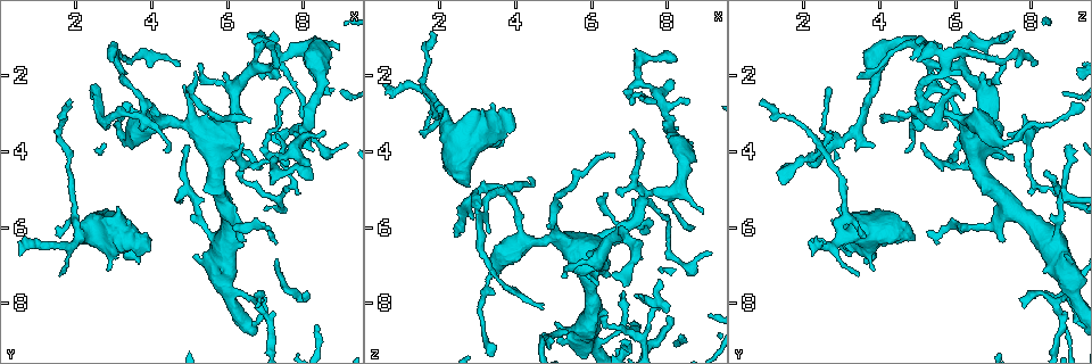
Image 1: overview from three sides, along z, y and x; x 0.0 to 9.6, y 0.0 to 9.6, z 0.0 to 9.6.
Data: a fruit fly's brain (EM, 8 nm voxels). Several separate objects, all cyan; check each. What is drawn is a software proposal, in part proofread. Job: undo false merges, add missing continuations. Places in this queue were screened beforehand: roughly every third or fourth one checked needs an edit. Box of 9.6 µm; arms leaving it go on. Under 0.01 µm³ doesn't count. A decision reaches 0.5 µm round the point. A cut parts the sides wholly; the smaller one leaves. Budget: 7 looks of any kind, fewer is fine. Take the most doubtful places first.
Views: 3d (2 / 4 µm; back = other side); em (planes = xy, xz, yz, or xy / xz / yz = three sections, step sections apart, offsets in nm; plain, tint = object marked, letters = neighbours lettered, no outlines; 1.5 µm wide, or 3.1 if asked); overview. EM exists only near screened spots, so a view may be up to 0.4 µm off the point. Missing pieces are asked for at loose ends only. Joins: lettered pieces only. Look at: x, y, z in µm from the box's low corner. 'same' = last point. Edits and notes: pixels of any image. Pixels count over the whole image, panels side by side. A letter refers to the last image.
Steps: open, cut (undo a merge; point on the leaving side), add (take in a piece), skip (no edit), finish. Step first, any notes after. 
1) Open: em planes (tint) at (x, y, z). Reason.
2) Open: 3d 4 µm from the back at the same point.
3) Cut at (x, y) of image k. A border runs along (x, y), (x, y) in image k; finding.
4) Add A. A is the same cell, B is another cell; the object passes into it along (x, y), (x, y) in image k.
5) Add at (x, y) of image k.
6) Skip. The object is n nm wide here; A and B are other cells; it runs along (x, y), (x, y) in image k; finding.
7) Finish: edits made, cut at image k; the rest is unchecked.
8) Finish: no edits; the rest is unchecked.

Open: em xz step 4 (tint) at (1.75, 2.70, 0.90). Tapers out.

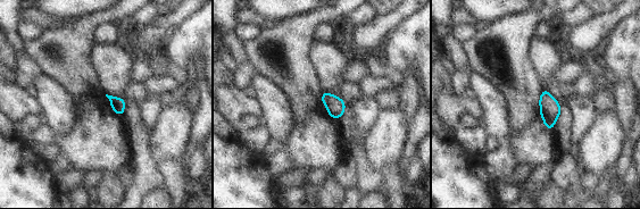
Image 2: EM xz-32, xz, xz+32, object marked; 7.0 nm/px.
Open: em yz step 8 (letters) at the same point.

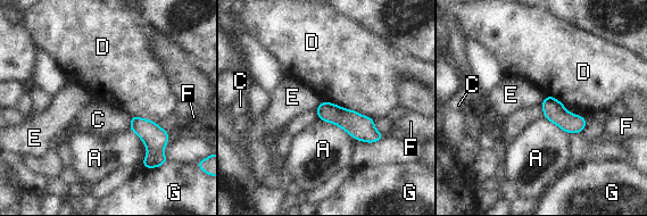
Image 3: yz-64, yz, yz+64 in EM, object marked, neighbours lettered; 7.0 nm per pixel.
Skip. A, C, D, E, F and G are other cells; it runs along (320, 109), (379, 136) in image 3; no lettered piece goes on from it.

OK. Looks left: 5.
Open: em planes (plain) at (6.80, 4.40, 5.85). Branch point.

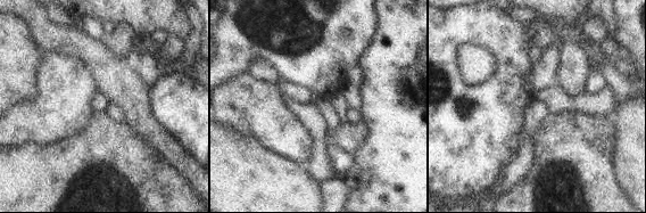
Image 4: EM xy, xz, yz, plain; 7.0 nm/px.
Open: em planes (tint) at the same point.

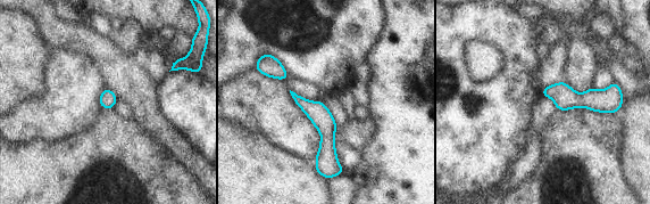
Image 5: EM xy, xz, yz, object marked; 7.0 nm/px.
Open: em planes (letters) at the same point. See the neighbours.

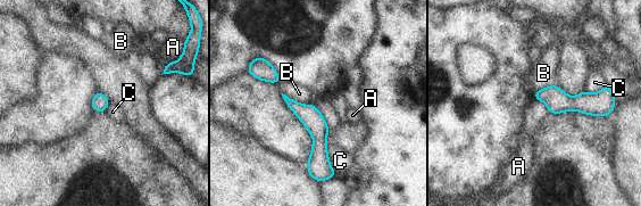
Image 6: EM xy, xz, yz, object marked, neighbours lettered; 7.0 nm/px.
Skip. The object is 150 nm wide here; A, B and C are other cells; it runs along (288, 100), (318, 129), (324, 172) in image 6; all the same cell.

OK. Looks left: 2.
Finish: no edits; the rest is unchecked.

